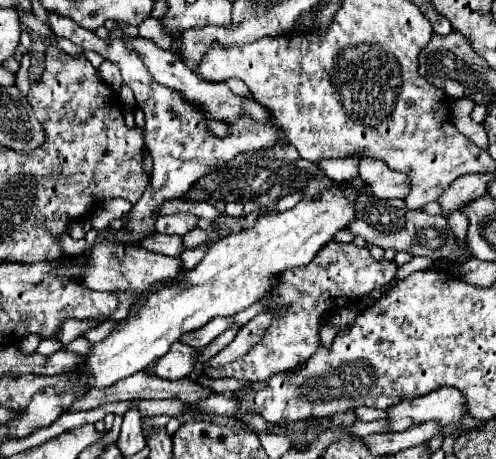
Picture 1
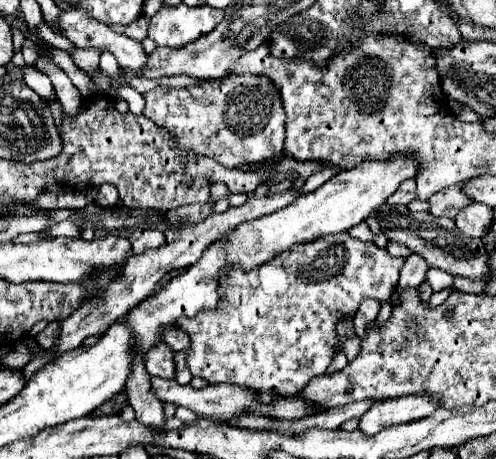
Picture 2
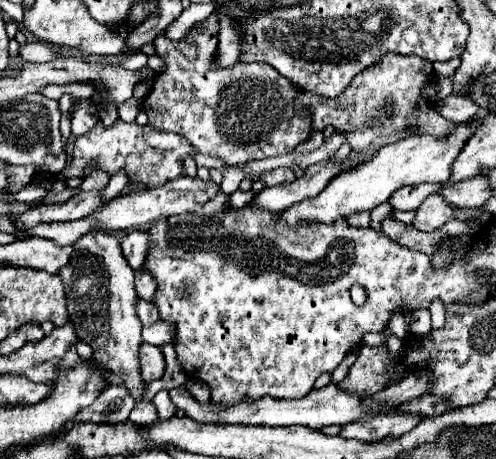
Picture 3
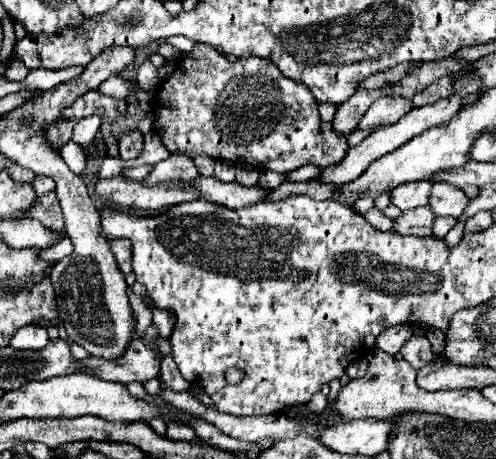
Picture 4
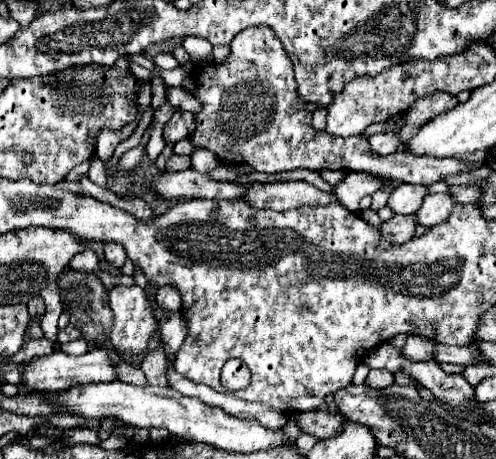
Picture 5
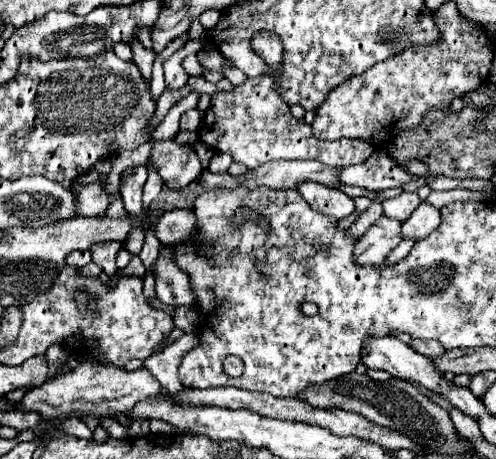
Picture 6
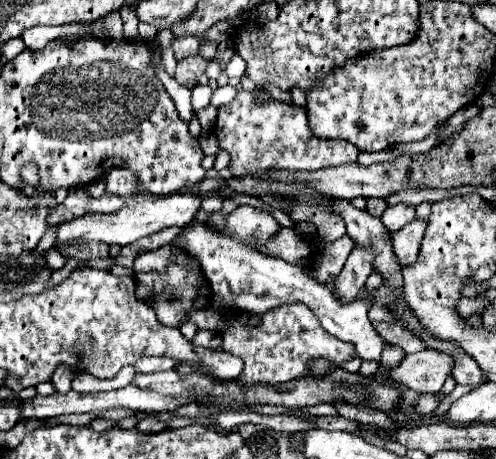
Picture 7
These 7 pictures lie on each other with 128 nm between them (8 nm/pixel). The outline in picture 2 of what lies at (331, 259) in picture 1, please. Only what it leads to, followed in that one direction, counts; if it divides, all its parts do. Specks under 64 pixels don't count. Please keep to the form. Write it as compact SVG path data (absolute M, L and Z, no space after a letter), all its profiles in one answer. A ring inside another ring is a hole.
M340 232L340 236L320 236L316 244L300 244L300 248L292 248L292 252L284 252L284 256L268 264L260 264L260 268L252 268L252 272L244 272L242 268L224 270L218 292L220 306L176 324L190 336L190 348L186 352L188 368L192 376L200 376L208 384L240 384L256 392L294 396L312 376L324 374L332 356L340 350L336 326L346 318L354 318L364 298L374 298L382 306L392 296L402 266L404 258L390 256L386 248Z

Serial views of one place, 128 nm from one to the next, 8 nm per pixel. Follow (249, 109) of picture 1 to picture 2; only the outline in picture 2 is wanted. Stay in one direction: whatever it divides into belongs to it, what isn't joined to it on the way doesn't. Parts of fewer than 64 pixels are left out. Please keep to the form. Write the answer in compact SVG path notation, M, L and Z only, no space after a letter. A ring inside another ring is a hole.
M70 8L68 12L62 10L58 20L56 20L56 30L62 36L66 36L72 42L72 46L76 46L76 48L94 48L94 50L100 50L100 52L114 54L122 68L140 70L146 64L146 60L148 60L148 56L142 50L141 42L128 38L126 34L114 32L110 26L100 24L98 20L92 20L92 16L88 16L88 12L84 12L84 8Z

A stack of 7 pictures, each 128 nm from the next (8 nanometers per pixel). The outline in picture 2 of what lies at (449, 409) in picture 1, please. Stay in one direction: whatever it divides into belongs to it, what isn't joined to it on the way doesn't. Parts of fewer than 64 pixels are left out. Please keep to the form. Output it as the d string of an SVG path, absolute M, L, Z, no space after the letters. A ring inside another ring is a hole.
M418 394L418 396L400 396L384 402L376 402L358 424L358 430L372 436L378 434L382 428L390 428L394 424L406 424L416 422L420 418L426 418L434 412L436 404L430 396Z

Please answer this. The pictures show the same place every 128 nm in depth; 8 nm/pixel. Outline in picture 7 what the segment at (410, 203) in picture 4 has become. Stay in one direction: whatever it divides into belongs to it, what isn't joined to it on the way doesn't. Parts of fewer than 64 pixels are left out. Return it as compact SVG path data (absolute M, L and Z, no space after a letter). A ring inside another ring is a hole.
M394 204L394 206L388 206L386 212L382 214L382 224L390 230L390 232L396 232L398 228L406 226L408 222L412 222L416 218L414 214L414 206L406 206L406 204Z

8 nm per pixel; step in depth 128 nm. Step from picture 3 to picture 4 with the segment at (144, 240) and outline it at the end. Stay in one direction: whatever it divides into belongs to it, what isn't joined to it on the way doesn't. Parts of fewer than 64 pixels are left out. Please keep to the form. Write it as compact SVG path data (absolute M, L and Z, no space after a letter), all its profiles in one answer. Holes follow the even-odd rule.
M110 240L112 254L116 256L116 264L122 274L132 272L132 246L128 240Z

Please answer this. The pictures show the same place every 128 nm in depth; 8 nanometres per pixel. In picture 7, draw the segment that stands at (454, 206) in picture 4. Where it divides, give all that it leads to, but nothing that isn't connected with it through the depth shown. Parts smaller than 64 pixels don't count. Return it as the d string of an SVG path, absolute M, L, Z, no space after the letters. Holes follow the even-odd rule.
M414 220L414 222L406 224L404 228L392 232L392 246L398 256L400 266L412 266L416 262L426 226L428 226L428 222Z

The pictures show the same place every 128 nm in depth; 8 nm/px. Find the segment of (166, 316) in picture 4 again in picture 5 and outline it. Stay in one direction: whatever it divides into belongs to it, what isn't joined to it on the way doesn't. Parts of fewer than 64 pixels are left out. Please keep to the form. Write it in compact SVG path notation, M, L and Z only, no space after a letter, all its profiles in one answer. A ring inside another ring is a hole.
M158 288L156 298L164 310L168 310L168 312L180 310L180 292L176 292L176 288Z

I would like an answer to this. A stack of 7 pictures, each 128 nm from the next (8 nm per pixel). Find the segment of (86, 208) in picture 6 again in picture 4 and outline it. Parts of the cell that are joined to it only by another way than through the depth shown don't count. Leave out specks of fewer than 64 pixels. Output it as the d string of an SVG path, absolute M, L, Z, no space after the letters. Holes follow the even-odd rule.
M88 116L84 120L80 120L80 124L76 124L74 128L74 136L72 140L80 146L88 146L92 148L94 146L94 140L96 140L96 132L100 128L100 116Z

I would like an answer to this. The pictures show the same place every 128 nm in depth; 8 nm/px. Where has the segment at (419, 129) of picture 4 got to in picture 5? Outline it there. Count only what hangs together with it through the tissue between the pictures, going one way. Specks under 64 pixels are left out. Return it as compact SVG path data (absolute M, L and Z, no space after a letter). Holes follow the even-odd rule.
M386 132L386 134L376 134L376 136L370 136L370 146L376 154L390 154L390 152L396 152L398 146L400 146L400 136L394 134L394 132Z

